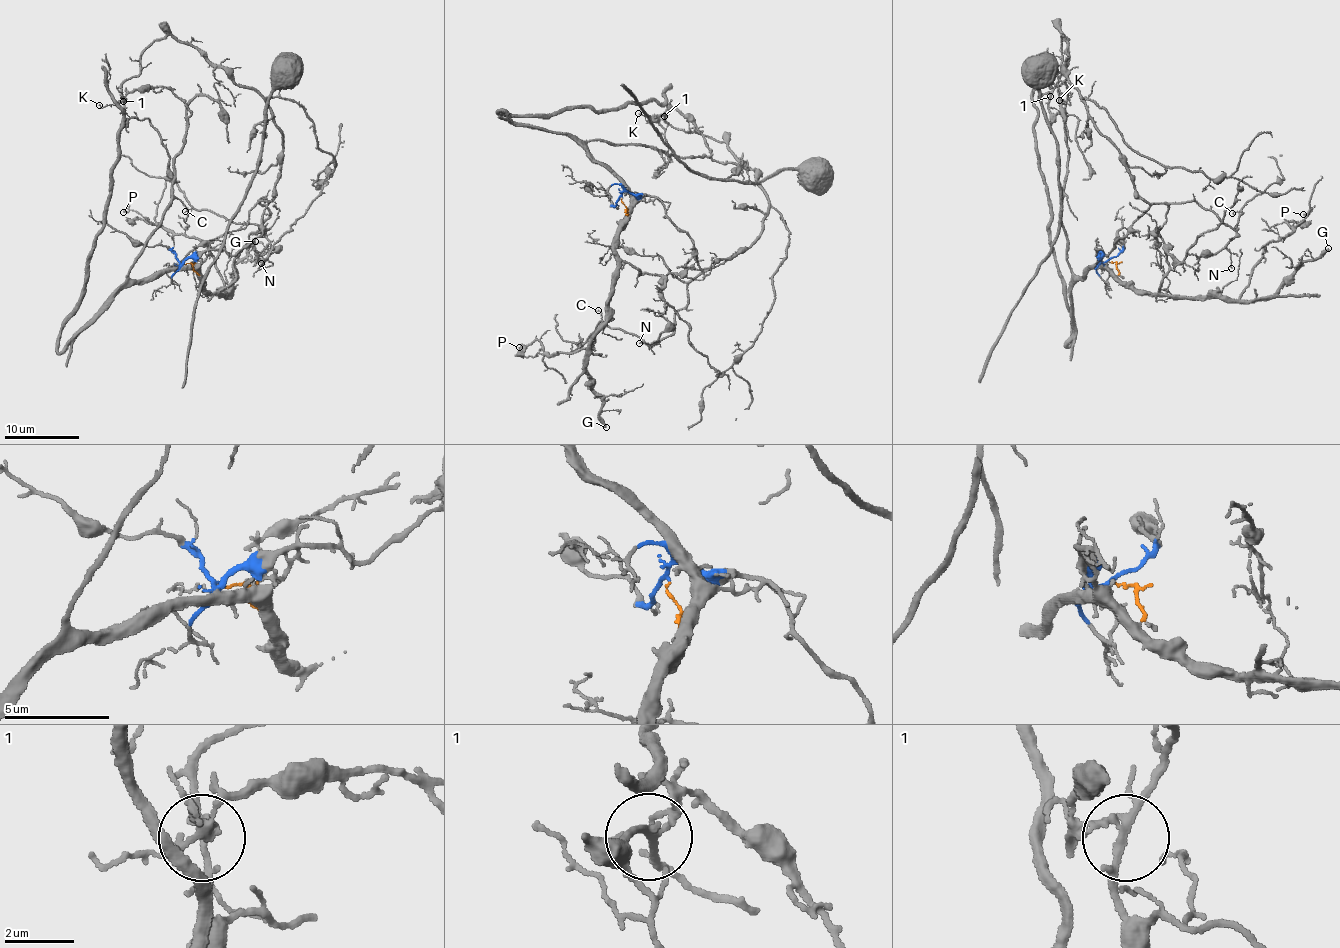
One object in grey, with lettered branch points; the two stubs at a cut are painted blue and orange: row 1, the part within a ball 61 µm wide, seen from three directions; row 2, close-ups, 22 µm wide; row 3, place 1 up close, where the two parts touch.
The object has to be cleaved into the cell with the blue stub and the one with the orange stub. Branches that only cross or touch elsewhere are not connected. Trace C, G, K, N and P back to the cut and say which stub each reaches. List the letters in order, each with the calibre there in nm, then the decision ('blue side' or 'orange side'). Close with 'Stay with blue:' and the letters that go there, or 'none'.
C: 100 nm | blue side
G: 280 nm | orange side
K: 100 nm | blue side
N: 90 nm | blue side
P: 100 nm | orange side
Stay with blue: C, K, N

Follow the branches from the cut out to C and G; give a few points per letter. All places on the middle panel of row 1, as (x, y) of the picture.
C: (623, 197), (659, 199), (701, 269), (672, 333), (654, 344), (609, 328), (598, 309)
G: (622, 199), (626, 209), (618, 234), (617, 280), (608, 321), (591, 344), (586, 368), (605, 426)

